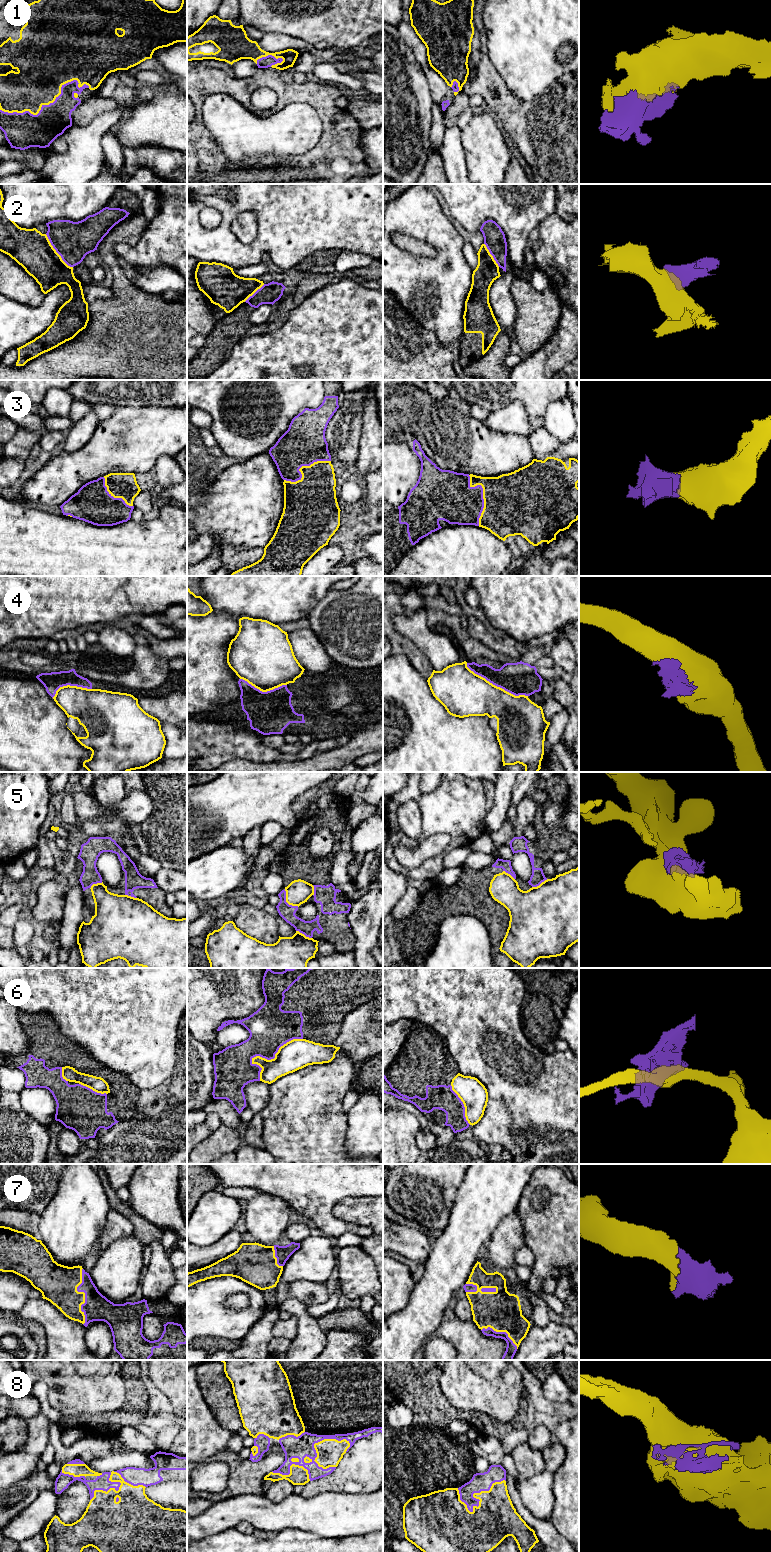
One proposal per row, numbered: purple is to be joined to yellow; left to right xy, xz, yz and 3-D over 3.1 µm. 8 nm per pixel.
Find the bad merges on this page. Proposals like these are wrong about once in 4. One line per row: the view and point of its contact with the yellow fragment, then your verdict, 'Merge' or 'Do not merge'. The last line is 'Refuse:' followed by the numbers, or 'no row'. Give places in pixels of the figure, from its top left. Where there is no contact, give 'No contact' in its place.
1: Touches yellow at xy (48, 104). Merge
2: Touches yellow at xy (56, 252). Do not merge
3: Touches yellow at yz (483, 495). Merge
4: Touches yellow at yz (496, 686). Do not merge
5: Touches yellow at xz (286, 901). Do not merge
6: Touches yellow at xz (266, 1059). Do not merge
7: Touches yellow at xy (84, 1294). Merge
8: Touches yellow at xz (320, 1441). Merge
Refuse: 2, 4, 5, 6

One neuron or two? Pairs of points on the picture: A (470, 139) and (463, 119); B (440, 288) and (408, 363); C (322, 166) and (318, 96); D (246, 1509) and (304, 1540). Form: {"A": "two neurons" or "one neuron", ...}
{"A": "two neurons", "B": "two neurons", "C": "one neuron", "D": "two neurons"}

